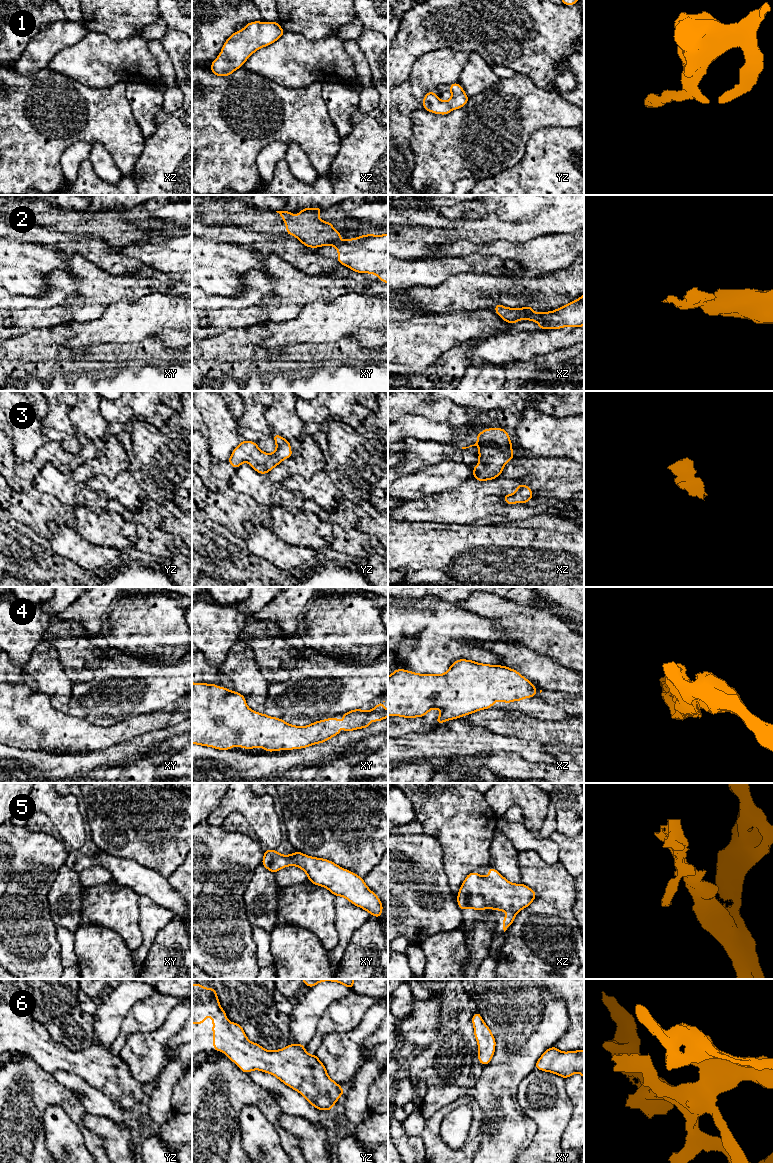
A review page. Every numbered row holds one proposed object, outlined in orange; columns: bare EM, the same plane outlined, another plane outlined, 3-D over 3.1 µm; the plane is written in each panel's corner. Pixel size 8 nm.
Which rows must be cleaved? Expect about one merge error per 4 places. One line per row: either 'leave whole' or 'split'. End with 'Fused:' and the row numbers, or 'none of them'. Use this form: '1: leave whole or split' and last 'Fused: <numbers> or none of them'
1: leave whole
2: split
3: leave whole
4: leave whole
5: leave whole
6: leave whole
Fused: 2

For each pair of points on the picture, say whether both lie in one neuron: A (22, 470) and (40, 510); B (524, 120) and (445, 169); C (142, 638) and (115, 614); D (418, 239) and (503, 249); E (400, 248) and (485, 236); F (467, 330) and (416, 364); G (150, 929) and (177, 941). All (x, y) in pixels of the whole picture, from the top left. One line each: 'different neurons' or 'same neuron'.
A: same neuron
B: same neuron
C: same neuron
D: different neurons
E: same neuron
F: same neuron
G: different neurons

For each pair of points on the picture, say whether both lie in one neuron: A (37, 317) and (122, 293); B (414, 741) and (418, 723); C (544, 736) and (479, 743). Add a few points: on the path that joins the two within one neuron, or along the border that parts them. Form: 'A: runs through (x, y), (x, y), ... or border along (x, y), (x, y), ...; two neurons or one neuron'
A: runs through (58, 302), (85, 299), (91, 293), (101, 293); one neuron
B: border along (439, 726), (426, 733), (412, 733), (398, 738); two neurons
C: border along (498, 734), (527, 740), (538, 740), (544, 743); two neurons

